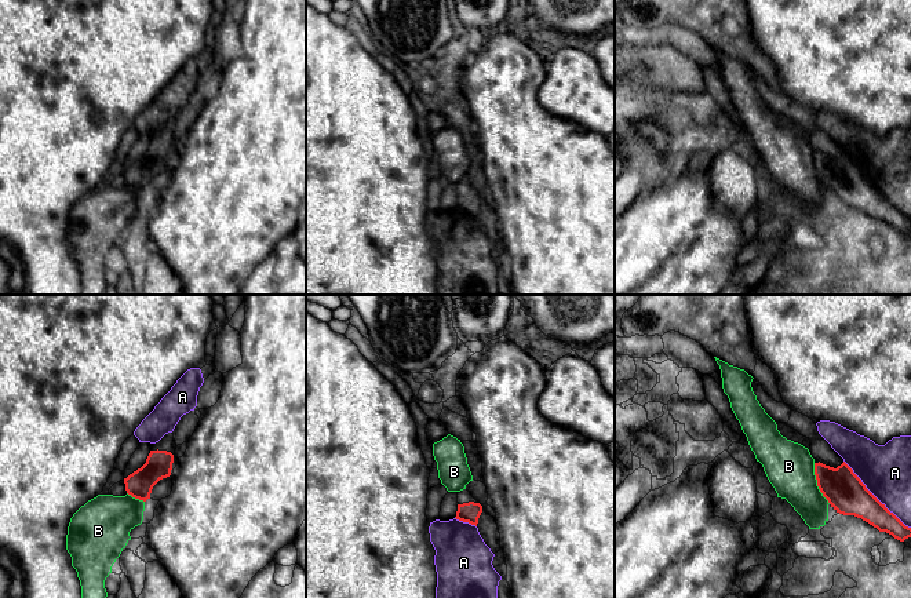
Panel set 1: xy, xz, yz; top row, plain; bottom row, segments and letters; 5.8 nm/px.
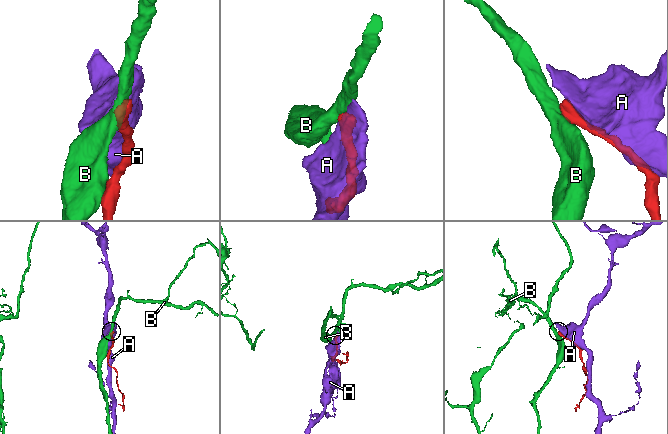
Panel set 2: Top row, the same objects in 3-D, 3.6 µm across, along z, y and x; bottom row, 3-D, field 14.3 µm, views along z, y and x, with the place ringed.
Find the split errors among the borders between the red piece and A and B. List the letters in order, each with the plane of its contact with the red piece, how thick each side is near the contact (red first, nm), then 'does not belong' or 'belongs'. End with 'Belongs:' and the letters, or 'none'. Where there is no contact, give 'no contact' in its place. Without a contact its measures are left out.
A: meets red in yz; 220 nm thick on the red side, 300 nm on the other; does not belong
B: meets red in yz; 220 nm thick on the red side, 280 nm on the other; does not belong
Belongs: none

